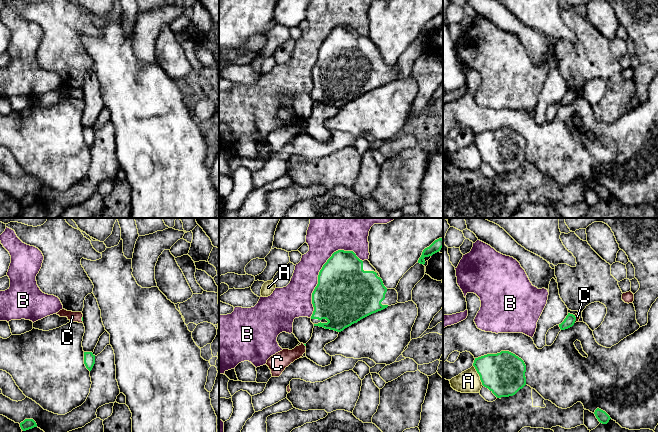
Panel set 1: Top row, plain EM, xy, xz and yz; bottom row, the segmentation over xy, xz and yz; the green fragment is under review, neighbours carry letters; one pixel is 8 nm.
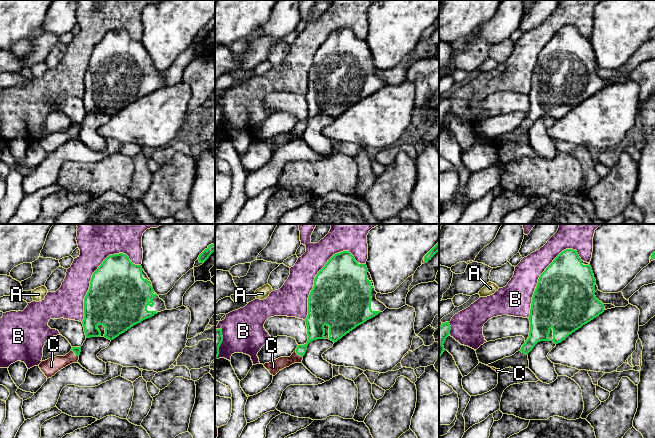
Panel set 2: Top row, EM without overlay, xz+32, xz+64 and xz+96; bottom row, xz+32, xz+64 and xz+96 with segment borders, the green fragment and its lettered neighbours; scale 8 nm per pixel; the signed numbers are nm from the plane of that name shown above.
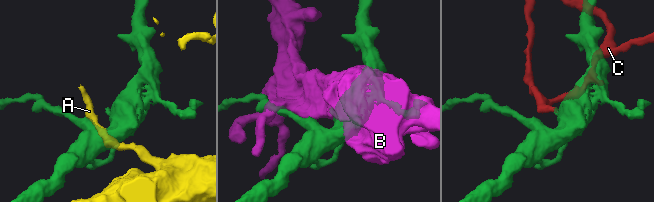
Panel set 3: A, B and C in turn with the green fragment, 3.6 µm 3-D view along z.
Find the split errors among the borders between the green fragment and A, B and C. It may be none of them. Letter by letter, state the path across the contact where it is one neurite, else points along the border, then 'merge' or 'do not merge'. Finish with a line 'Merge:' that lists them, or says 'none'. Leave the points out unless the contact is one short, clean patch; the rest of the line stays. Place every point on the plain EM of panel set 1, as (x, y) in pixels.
A: do not merge
B: do not merge
C: way yz (570, 95), (575, 95), (577, 92); merge
Merge: C

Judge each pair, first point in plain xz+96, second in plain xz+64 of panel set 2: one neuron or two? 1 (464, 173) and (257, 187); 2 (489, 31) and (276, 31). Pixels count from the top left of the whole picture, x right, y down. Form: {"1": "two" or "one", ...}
{"1": "two", "2": "one"}

